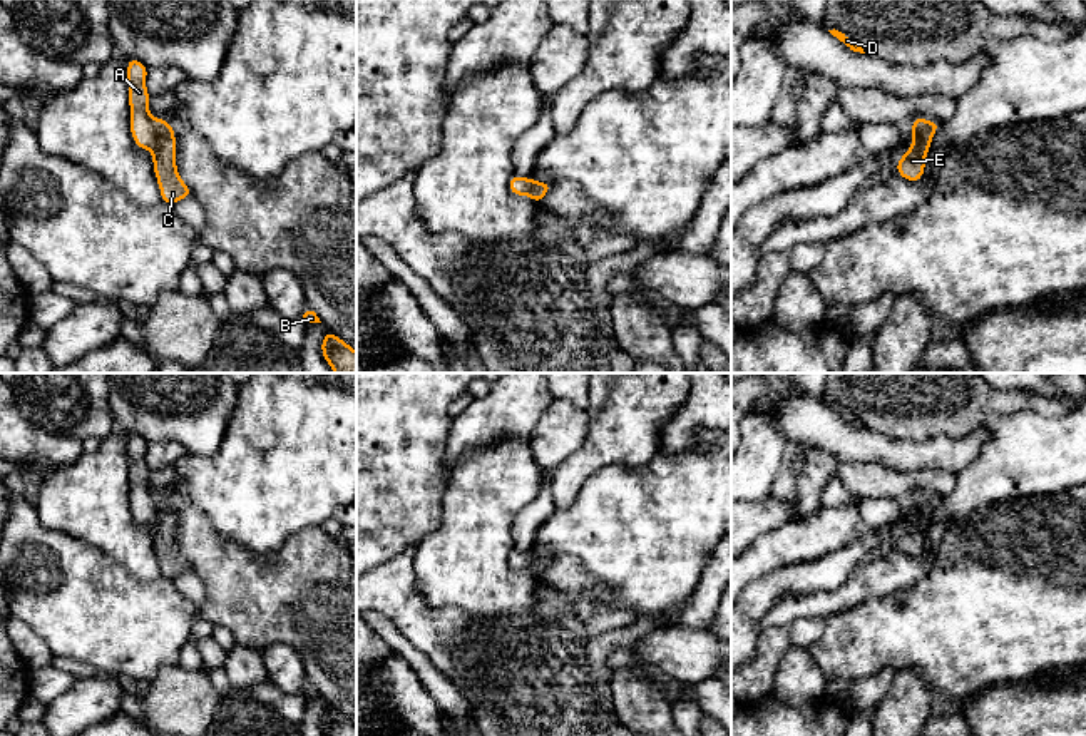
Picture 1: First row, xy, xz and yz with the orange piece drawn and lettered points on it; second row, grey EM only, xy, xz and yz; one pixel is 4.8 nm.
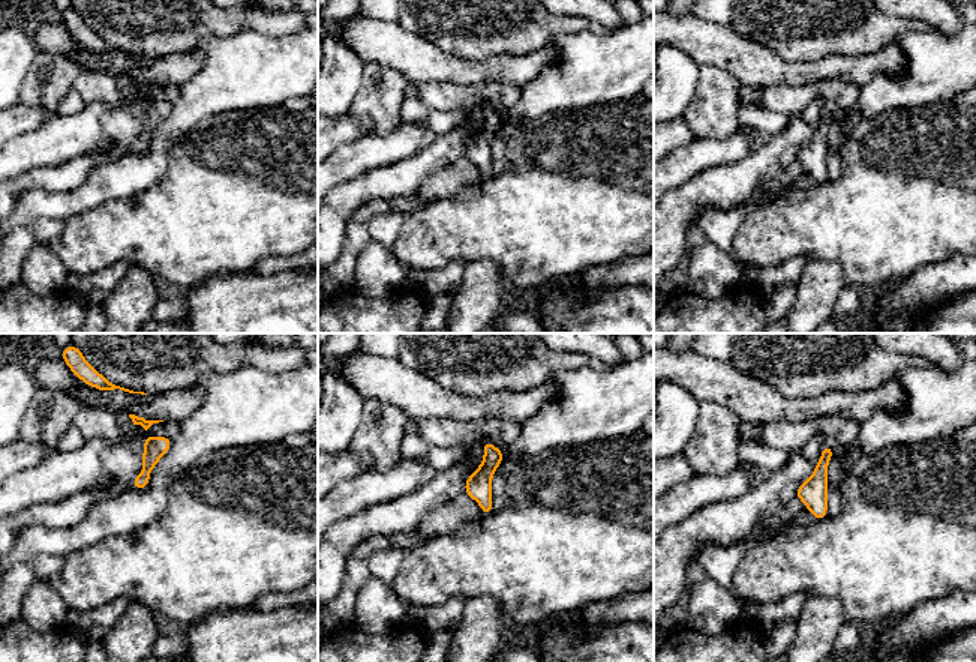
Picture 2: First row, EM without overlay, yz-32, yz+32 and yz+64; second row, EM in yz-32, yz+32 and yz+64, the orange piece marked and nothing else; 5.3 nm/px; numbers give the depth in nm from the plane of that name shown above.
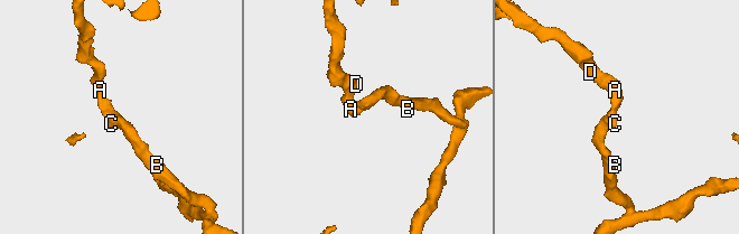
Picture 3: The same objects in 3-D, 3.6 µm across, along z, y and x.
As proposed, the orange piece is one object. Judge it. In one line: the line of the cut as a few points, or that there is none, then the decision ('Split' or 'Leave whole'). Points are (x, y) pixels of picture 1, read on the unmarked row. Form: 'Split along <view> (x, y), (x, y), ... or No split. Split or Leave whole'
No split. Leave whole

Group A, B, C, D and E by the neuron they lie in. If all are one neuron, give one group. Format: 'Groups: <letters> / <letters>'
Groups: A B C D E

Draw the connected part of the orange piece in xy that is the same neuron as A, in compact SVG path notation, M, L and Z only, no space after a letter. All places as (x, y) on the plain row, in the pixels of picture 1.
M127 433L131 510L139 524L152 527L161 575L174 580L179 574L192 572L192 567L177 547L176 509L172 500L149 488L151 470L146 463L147 443L141 435Z

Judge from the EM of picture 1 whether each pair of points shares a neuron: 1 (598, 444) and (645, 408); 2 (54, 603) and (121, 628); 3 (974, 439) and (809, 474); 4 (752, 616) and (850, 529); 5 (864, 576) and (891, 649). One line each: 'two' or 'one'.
1: one
2: one
3: two
4: two
5: two

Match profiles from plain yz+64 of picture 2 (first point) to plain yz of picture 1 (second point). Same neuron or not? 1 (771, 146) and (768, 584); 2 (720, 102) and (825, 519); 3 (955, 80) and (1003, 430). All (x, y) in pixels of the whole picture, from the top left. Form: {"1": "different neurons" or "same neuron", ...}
{"1": "same neuron", "2": "different neurons", "3": "same neuron"}

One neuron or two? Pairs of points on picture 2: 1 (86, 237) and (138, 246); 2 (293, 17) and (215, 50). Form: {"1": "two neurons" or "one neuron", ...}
{"1": "one neuron", "2": "two neurons"}

